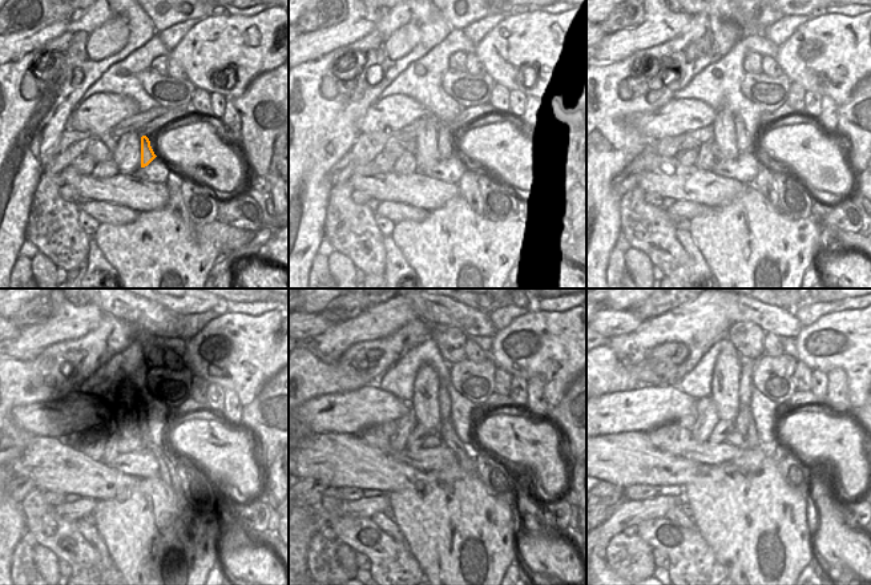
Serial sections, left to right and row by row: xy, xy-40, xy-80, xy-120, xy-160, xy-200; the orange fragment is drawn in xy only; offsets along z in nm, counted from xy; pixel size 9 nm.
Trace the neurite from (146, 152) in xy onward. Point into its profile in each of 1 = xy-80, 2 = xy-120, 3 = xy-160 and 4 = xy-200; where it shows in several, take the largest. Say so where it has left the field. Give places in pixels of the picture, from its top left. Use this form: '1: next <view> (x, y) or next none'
1: next xy-80 (745, 142)
2: next xy-120 (144, 427)
3: next xy-160 (444, 399)
4: next xy-200 (745, 390)

